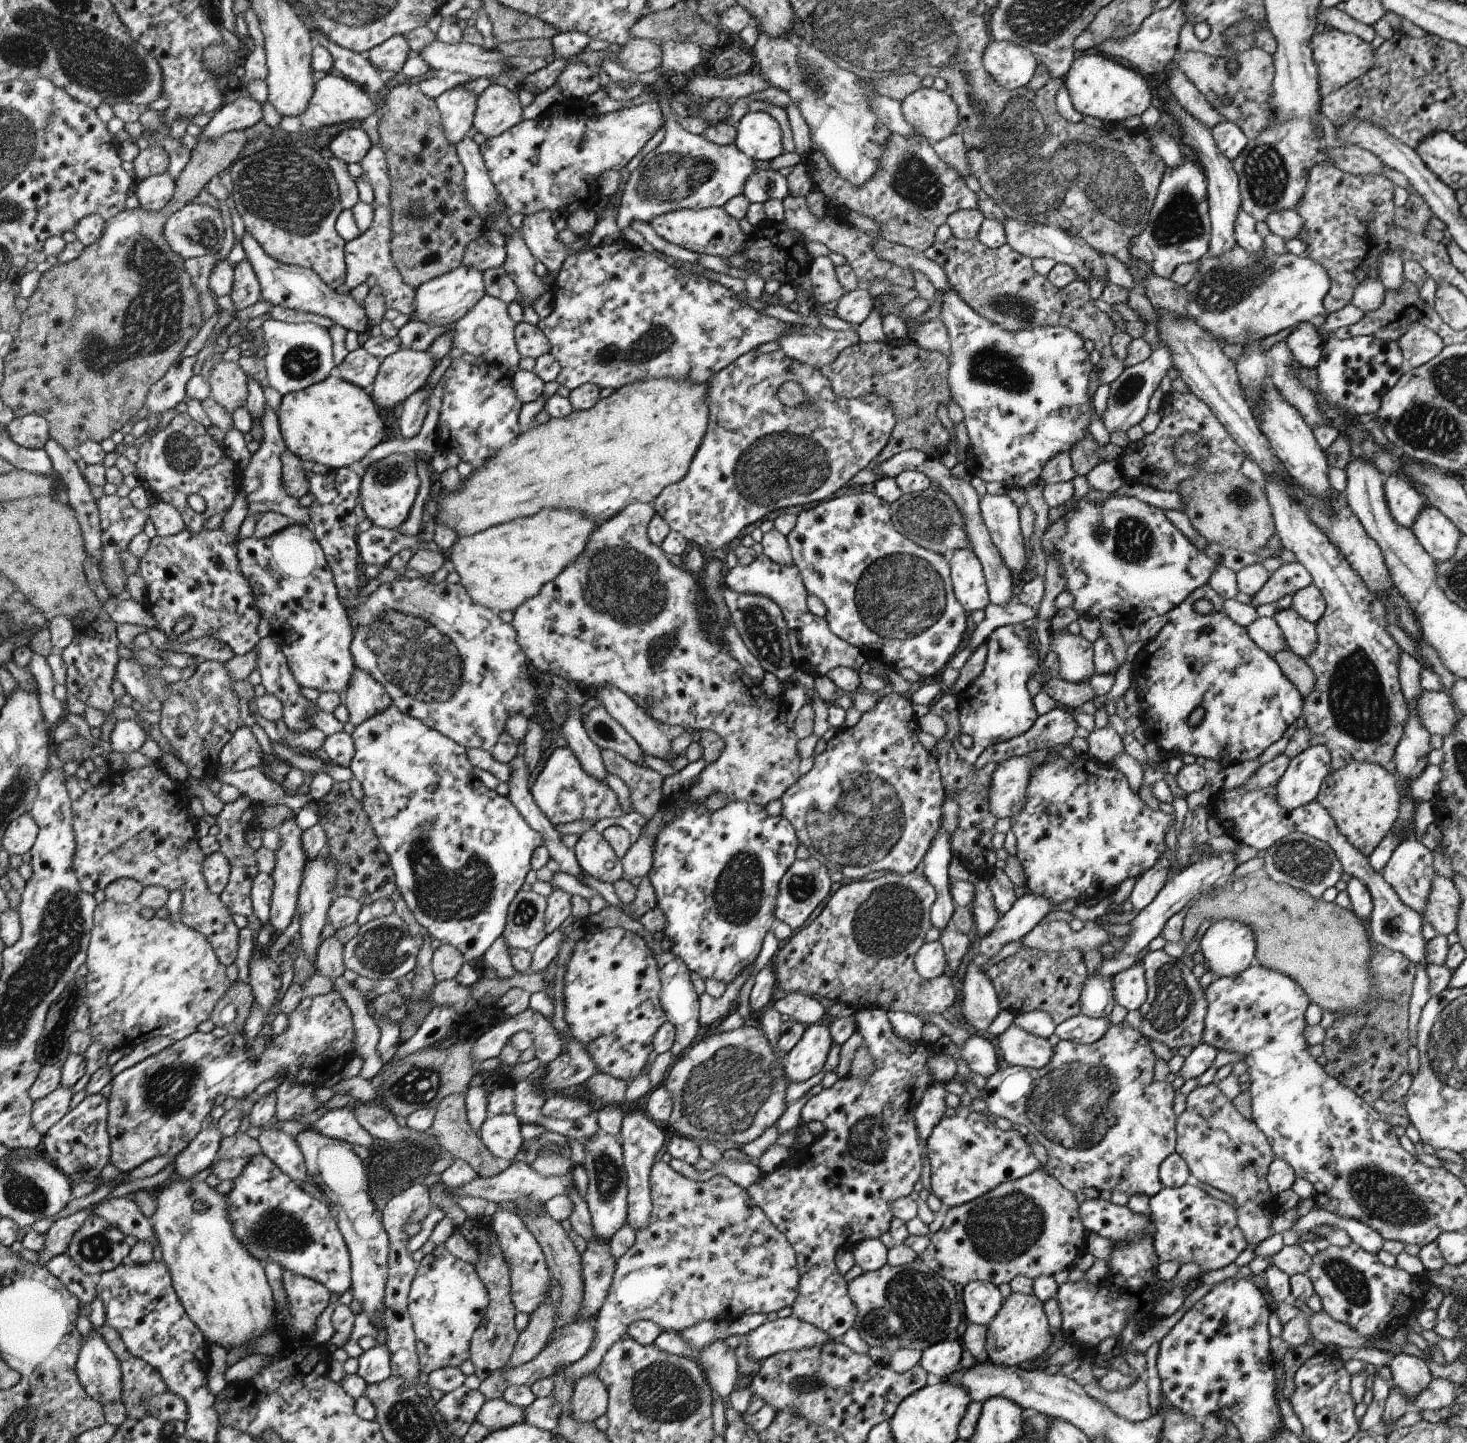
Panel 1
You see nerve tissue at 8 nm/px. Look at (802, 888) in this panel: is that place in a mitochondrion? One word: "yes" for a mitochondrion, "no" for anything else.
yes

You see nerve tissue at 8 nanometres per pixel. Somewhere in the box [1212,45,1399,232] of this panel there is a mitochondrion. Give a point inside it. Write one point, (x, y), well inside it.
(1265, 173)

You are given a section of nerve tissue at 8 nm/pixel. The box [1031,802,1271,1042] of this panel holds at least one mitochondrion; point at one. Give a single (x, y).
(1172, 999)

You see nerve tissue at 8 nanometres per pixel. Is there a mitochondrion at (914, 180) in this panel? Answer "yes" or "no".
yes

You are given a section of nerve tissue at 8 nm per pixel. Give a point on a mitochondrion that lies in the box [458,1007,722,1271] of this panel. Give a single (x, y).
(607, 1186)

